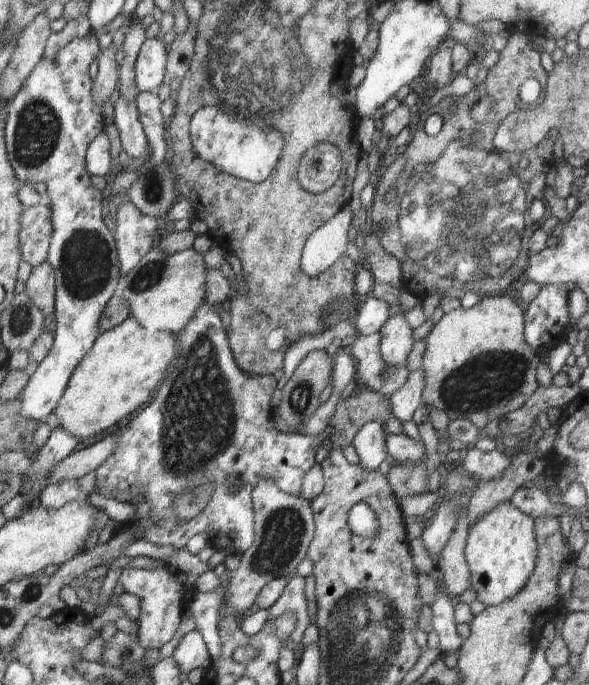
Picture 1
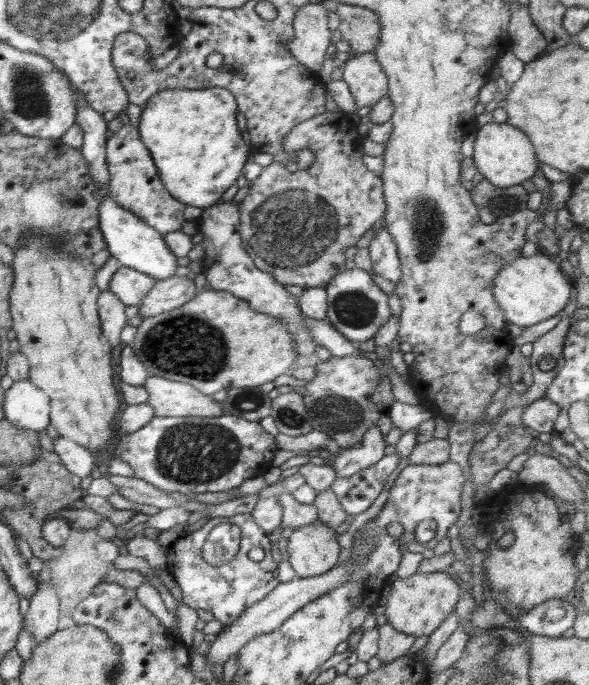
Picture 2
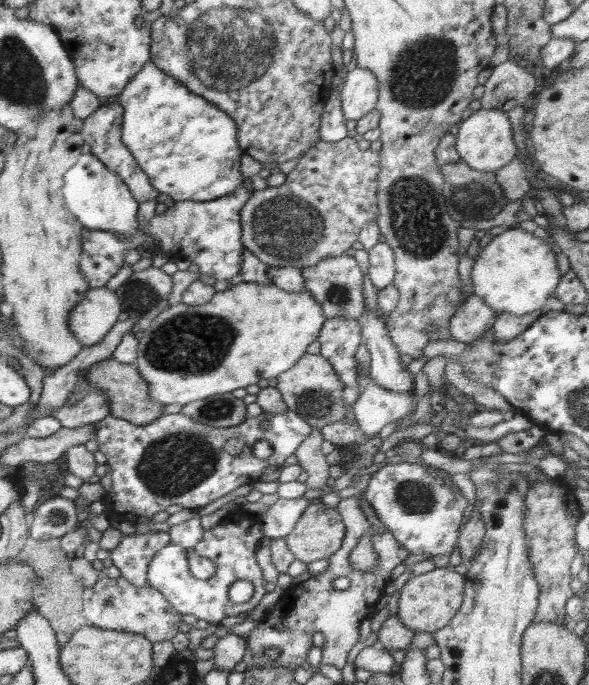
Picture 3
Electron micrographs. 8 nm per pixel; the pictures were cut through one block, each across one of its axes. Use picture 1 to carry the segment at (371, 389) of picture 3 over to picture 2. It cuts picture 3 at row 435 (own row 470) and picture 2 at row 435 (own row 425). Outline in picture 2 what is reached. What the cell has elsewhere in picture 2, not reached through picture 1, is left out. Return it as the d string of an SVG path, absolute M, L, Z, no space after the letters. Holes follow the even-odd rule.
M371 427L355 447L342 448L334 462L326 461L326 465L336 472L337 478L351 478L360 470L372 468L385 455L386 443L378 427Z

